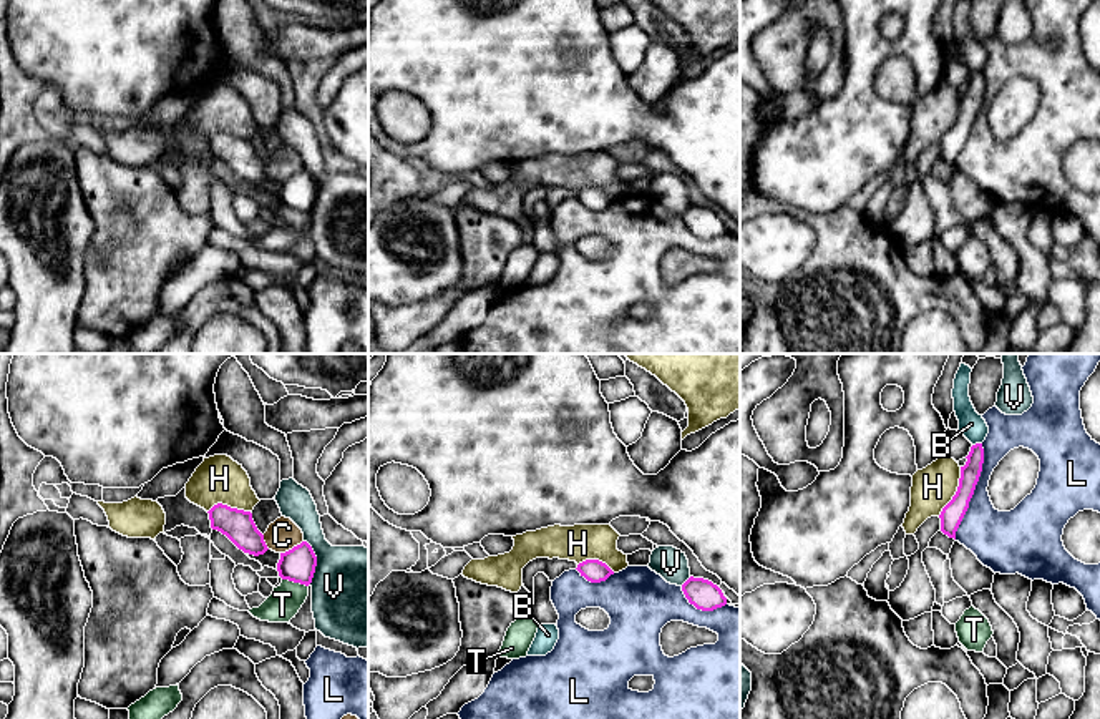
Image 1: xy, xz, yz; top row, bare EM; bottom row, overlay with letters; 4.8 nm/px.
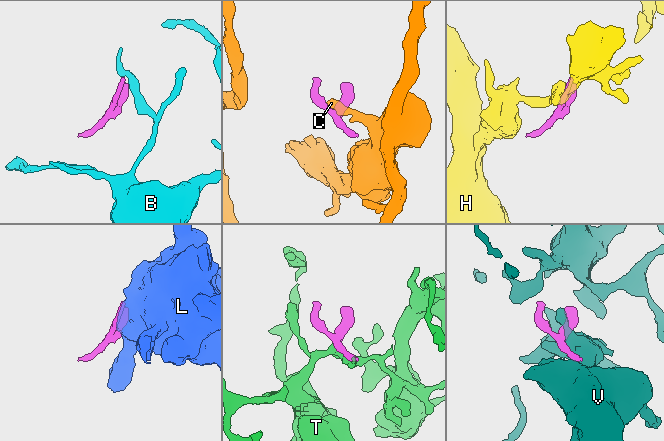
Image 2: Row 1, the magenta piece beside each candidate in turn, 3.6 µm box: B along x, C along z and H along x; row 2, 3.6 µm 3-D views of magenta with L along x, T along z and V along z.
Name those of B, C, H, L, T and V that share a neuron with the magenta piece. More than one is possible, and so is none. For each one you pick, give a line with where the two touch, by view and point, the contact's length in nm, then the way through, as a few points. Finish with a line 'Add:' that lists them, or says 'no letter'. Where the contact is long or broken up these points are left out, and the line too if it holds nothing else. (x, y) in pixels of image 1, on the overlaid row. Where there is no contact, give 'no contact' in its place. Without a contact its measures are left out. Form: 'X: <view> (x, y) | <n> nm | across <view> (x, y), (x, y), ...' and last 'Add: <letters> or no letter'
Add: no letter

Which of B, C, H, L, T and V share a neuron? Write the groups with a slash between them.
B / C / H / L / T / V

